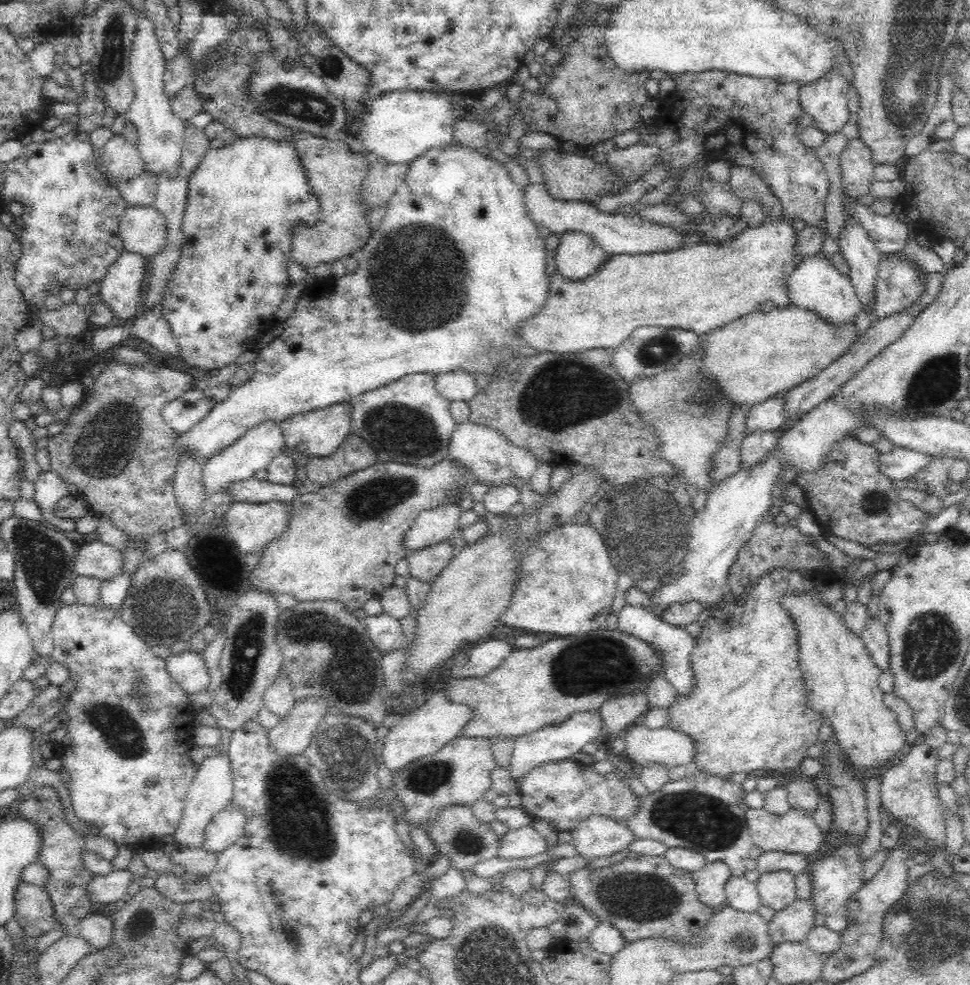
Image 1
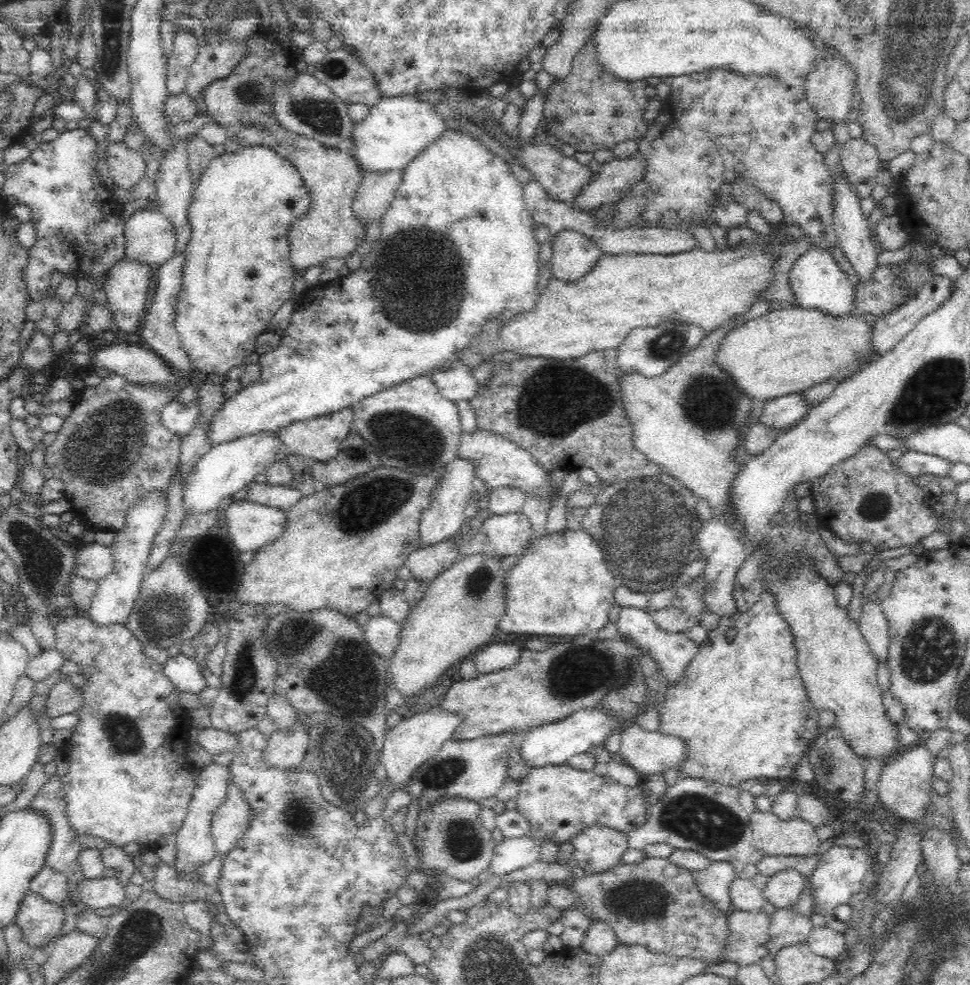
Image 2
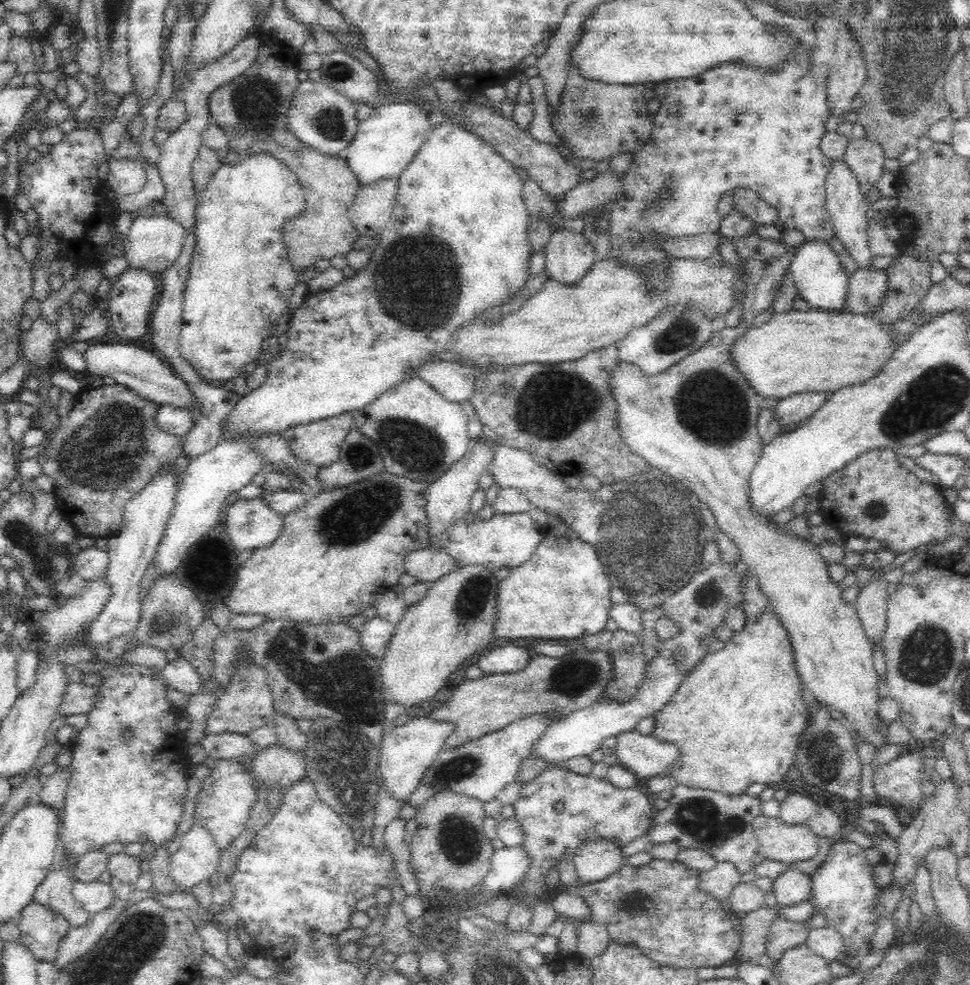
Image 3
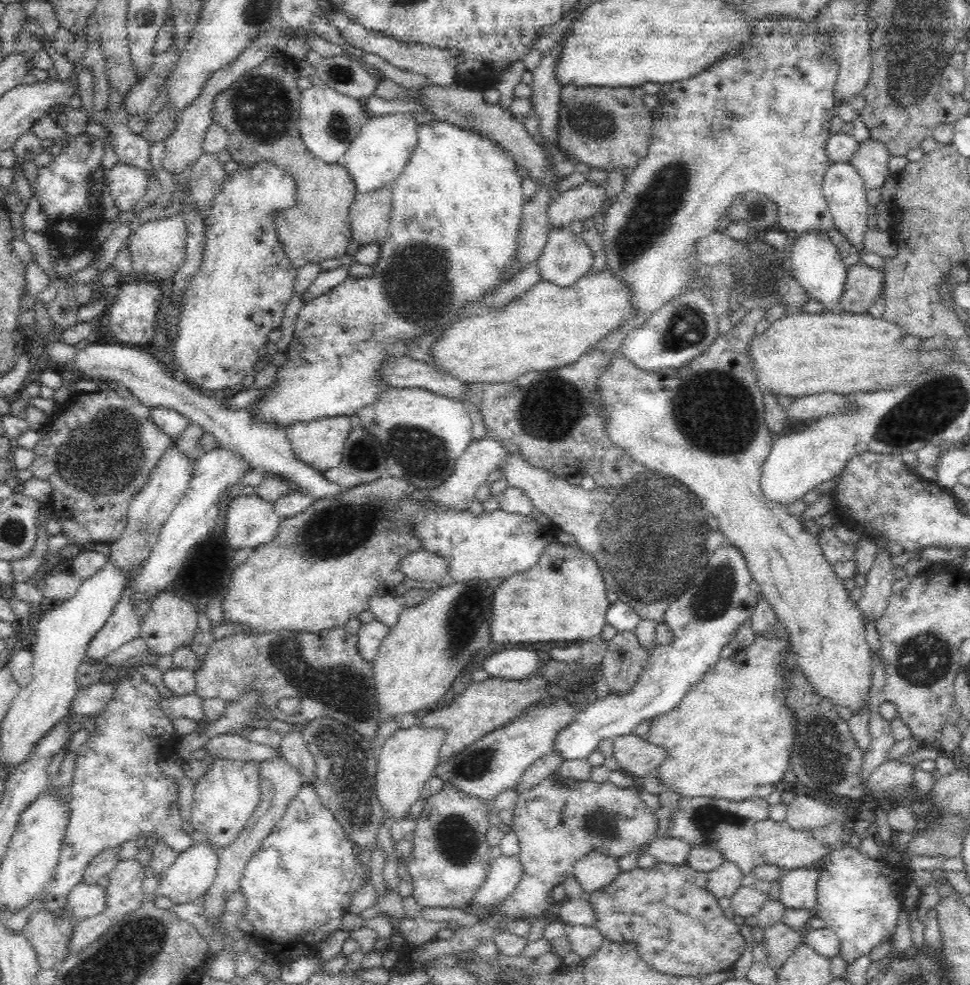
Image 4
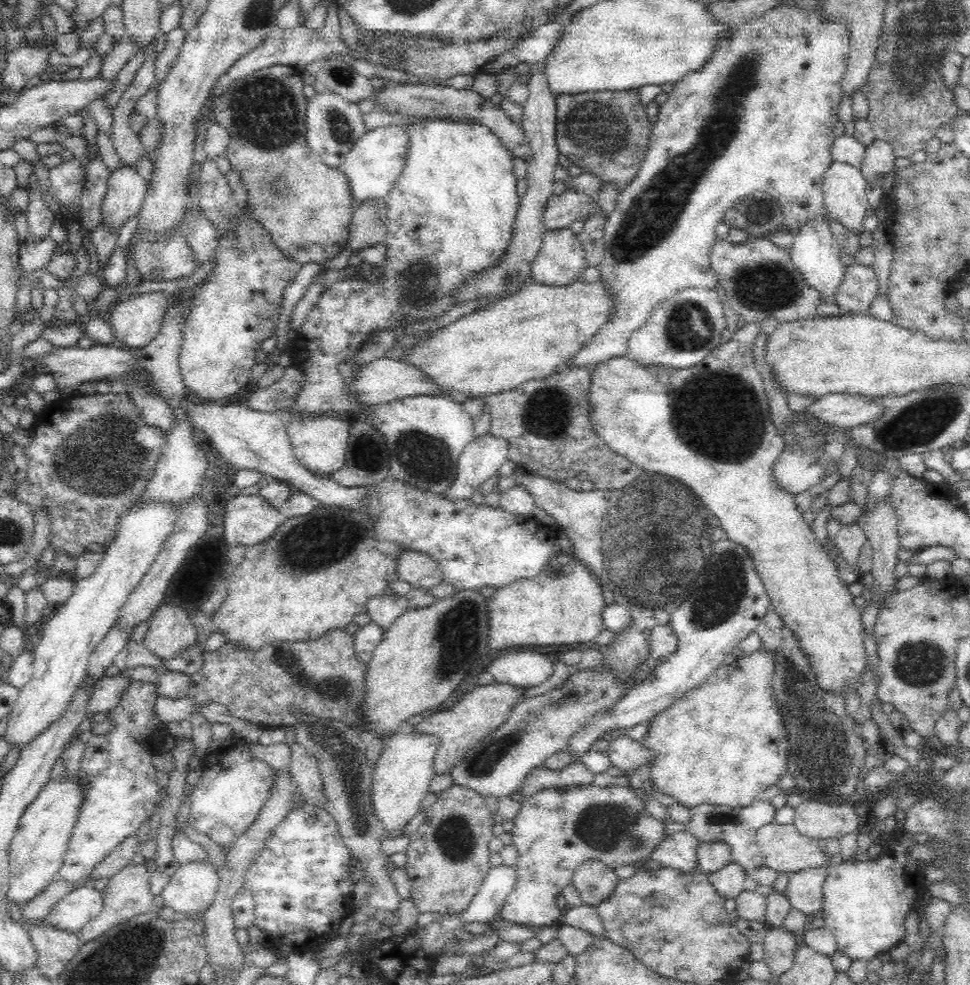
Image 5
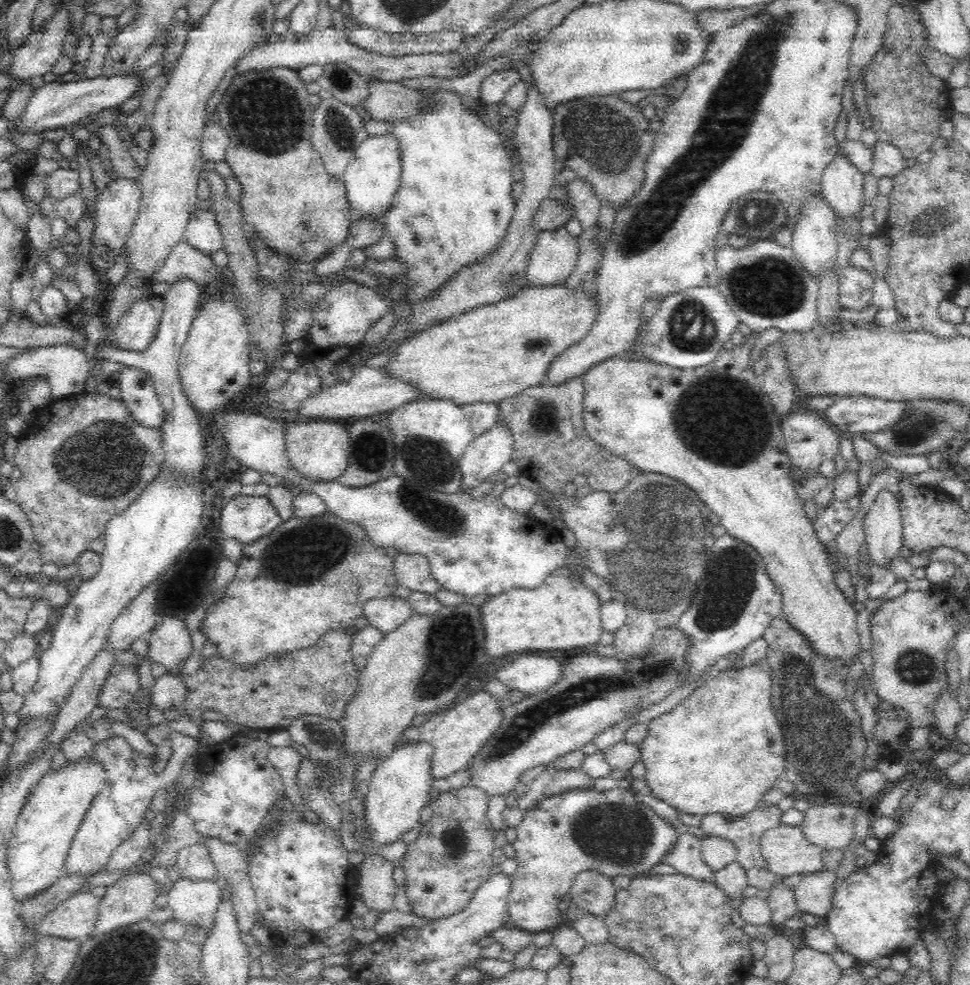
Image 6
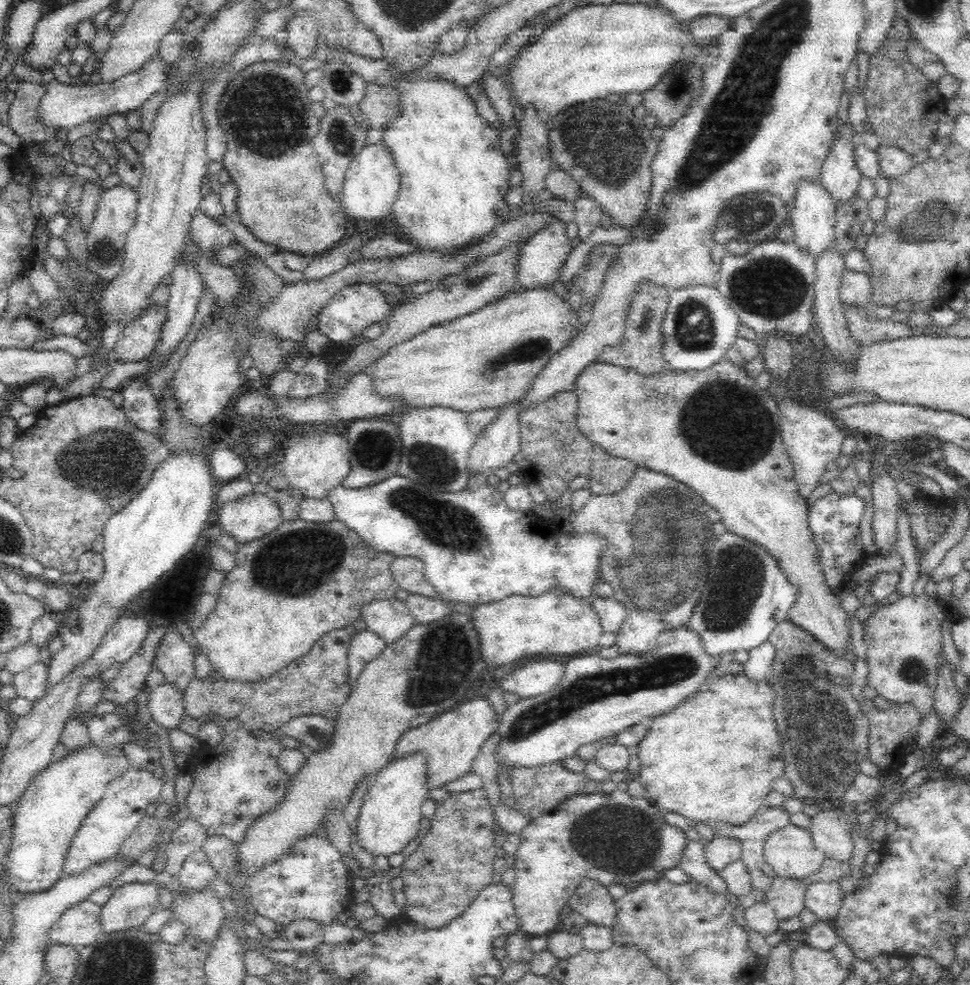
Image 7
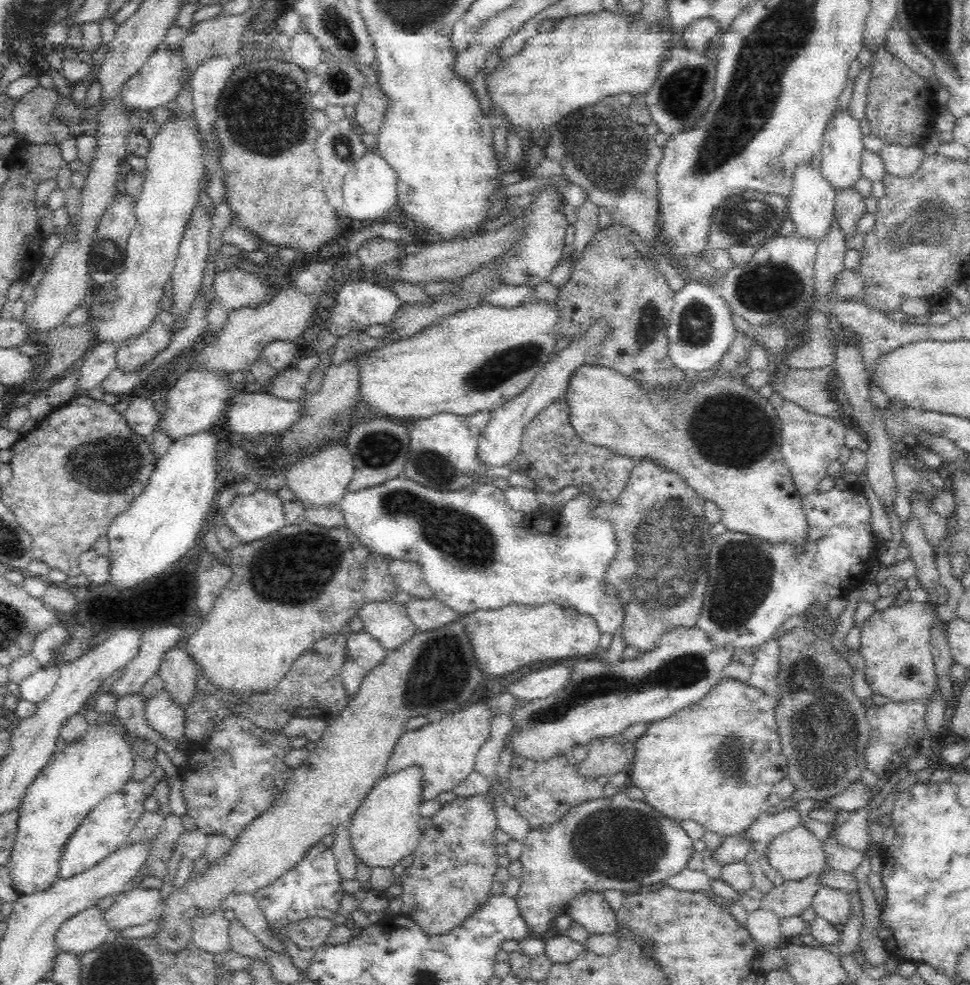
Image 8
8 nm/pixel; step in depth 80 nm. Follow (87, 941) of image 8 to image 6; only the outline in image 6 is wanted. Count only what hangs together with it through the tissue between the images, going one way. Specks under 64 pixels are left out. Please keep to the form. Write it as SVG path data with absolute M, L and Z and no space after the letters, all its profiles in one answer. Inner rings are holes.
M85 890L73 894L48 911L48 914L33 926L33 930L81 943L86 938L92 938L89 934L99 917L100 901L92 892Z

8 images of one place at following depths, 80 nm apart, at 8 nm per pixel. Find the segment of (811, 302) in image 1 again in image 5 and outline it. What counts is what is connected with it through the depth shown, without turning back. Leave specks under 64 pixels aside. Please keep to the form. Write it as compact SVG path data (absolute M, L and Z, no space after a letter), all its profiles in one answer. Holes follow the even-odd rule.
M814 220L814 223L806 224L793 232L789 254L796 273L804 280L806 286L818 292L820 299L828 300L839 292L845 276L845 267L841 262L838 243L829 229L829 222Z

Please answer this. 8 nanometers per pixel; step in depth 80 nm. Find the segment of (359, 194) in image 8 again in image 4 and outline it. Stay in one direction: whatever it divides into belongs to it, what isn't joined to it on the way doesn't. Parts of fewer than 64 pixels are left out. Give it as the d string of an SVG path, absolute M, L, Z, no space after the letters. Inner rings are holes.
M413 108L409 112L390 112L376 115L361 124L359 135L349 144L340 164L344 165L356 185L356 192L365 193L380 188L382 185L394 184L412 156L418 144L418 130L424 125L424 117Z

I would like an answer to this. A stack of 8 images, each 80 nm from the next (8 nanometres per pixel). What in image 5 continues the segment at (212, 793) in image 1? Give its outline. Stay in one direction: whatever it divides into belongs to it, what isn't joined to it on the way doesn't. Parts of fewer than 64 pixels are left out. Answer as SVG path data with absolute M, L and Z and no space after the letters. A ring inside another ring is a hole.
M198 859L186 861L186 864L178 864L176 872L170 876L168 884L162 890L162 905L170 906L184 914L194 913L202 914L207 910L212 902L216 888L218 888L218 874L214 870L214 864L210 859Z

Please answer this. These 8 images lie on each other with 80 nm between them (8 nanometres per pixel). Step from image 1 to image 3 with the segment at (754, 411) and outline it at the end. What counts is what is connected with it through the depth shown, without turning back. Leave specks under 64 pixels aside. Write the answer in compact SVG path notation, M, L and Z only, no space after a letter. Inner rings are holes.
M804 392L780 400L771 409L772 418L784 429L792 424L802 423L818 410L819 406L826 404L829 394L820 392Z

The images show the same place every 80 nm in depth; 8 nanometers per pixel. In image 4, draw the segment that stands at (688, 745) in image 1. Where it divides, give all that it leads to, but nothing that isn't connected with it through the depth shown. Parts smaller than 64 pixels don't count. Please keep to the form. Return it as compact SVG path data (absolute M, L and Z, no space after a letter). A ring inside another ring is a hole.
M633 732L618 736L613 742L613 757L618 761L618 768L635 778L657 773L669 760L669 750Z

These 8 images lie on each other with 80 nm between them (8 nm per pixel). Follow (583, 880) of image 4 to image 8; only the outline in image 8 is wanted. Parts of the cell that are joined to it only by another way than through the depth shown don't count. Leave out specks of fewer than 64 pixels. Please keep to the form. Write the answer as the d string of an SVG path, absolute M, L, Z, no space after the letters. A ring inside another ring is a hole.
M598 890L578 893L566 908L572 920L578 921L588 933L613 933L617 918L610 902Z

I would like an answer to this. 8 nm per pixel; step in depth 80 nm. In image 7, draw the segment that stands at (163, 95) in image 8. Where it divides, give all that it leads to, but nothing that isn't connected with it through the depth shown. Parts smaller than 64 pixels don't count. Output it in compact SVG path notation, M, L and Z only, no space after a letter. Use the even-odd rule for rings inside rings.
M156 56L146 62L139 71L121 76L110 83L101 81L96 82L96 84L87 83L82 84L82 86L72 86L72 84L62 84L55 79L44 85L45 91L38 101L35 118L42 126L67 129L94 121L101 116L106 117L109 114L124 114L131 110L140 110L154 94L157 95L158 92L166 94L168 70L170 70L170 66L162 63L160 57Z

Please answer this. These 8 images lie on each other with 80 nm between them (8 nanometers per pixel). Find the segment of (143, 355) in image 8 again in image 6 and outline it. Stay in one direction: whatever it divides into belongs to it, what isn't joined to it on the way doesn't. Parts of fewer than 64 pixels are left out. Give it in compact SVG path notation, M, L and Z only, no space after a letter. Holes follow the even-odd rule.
M141 293L136 295L114 328L114 346L129 351L146 350L158 333L164 307L162 296L146 298Z

